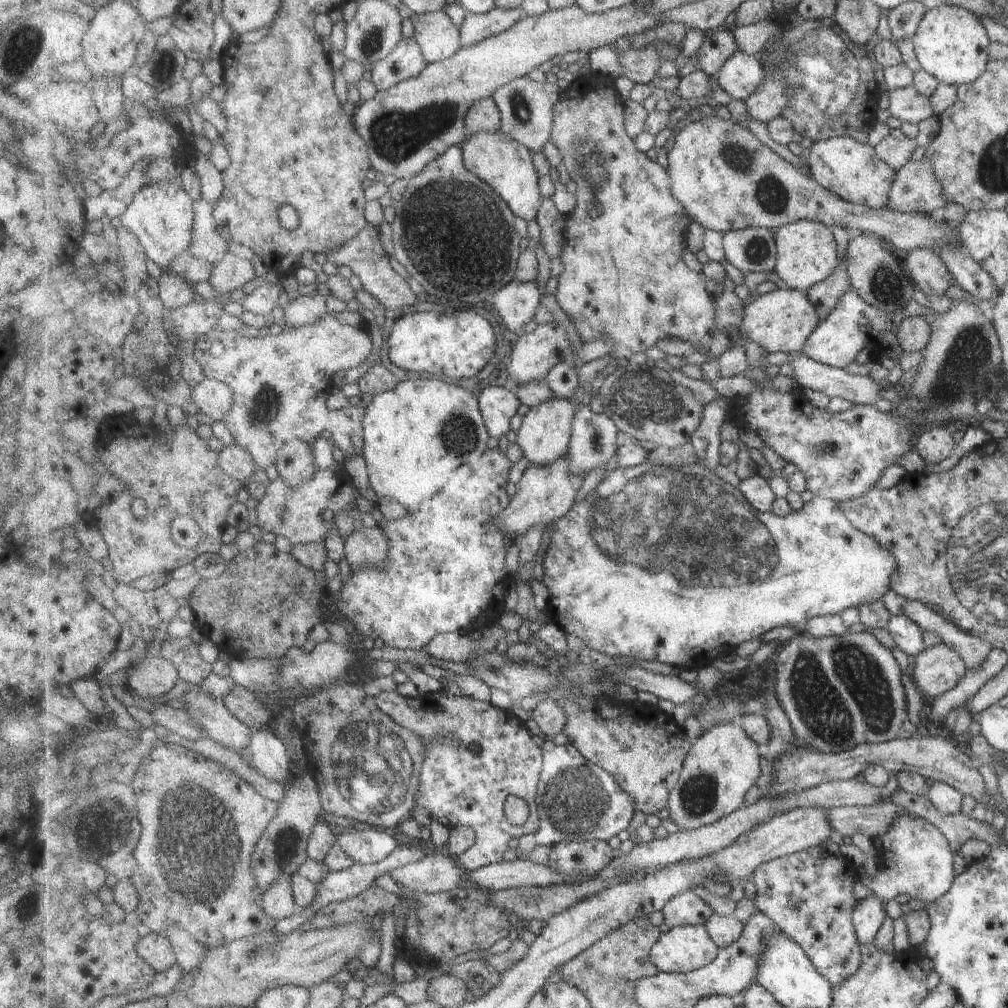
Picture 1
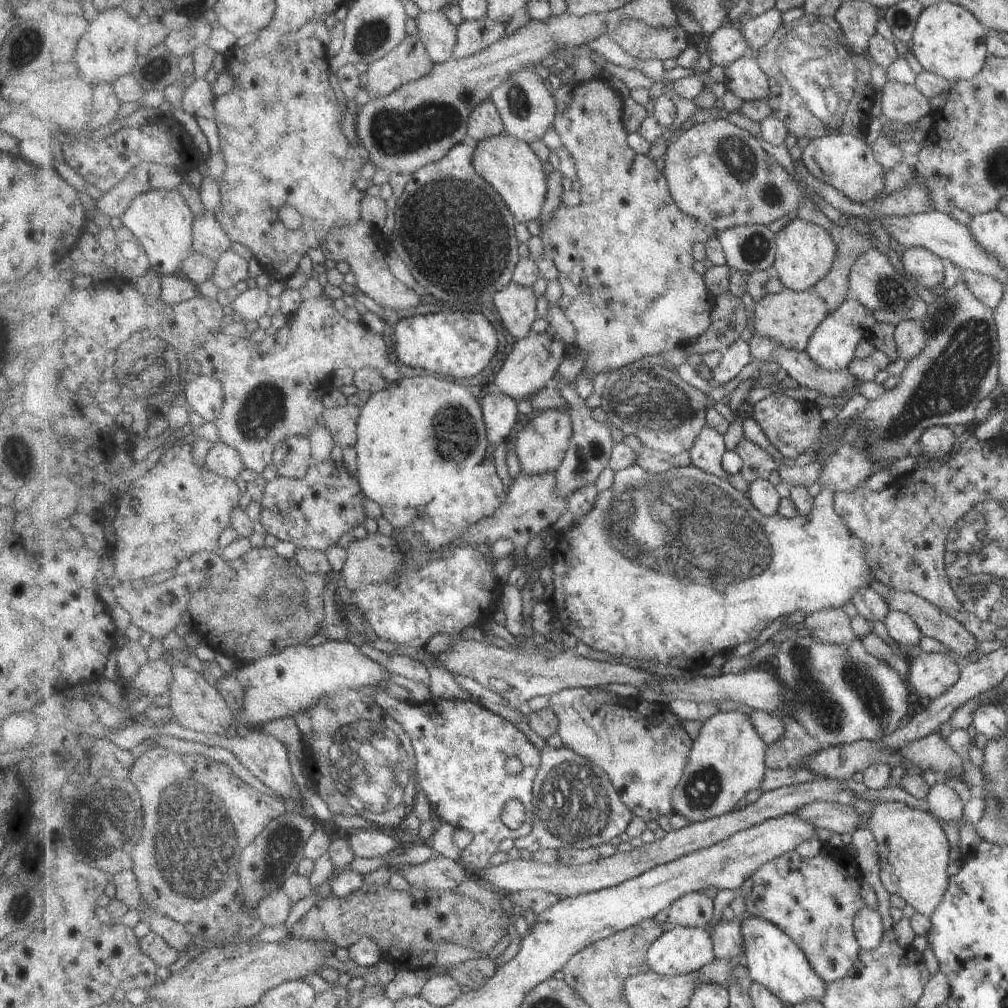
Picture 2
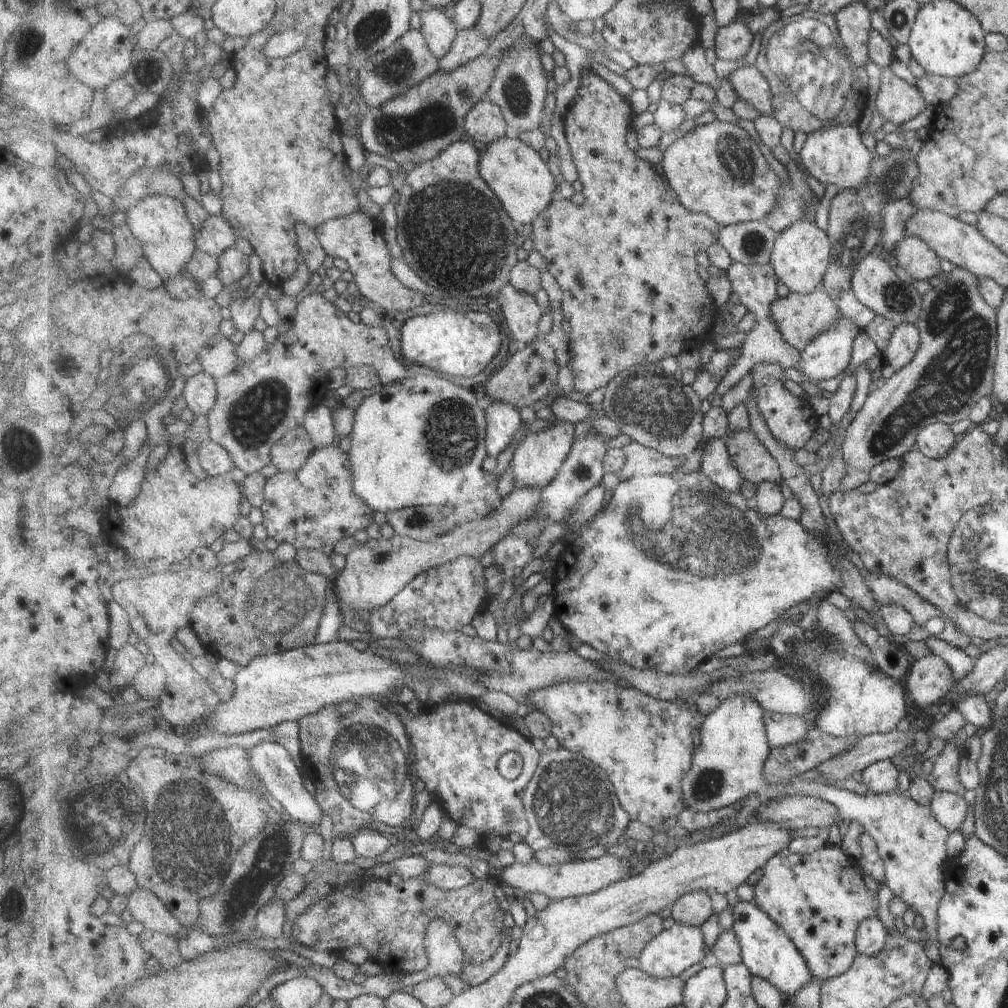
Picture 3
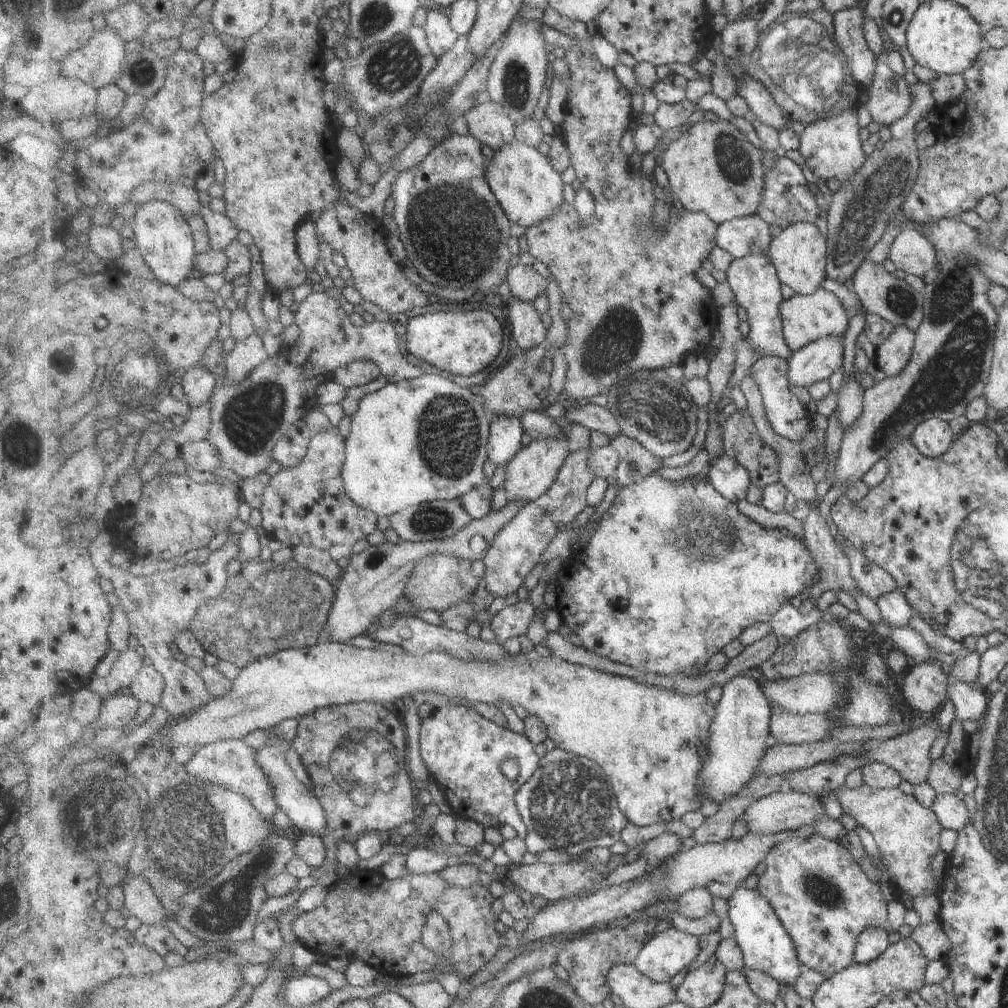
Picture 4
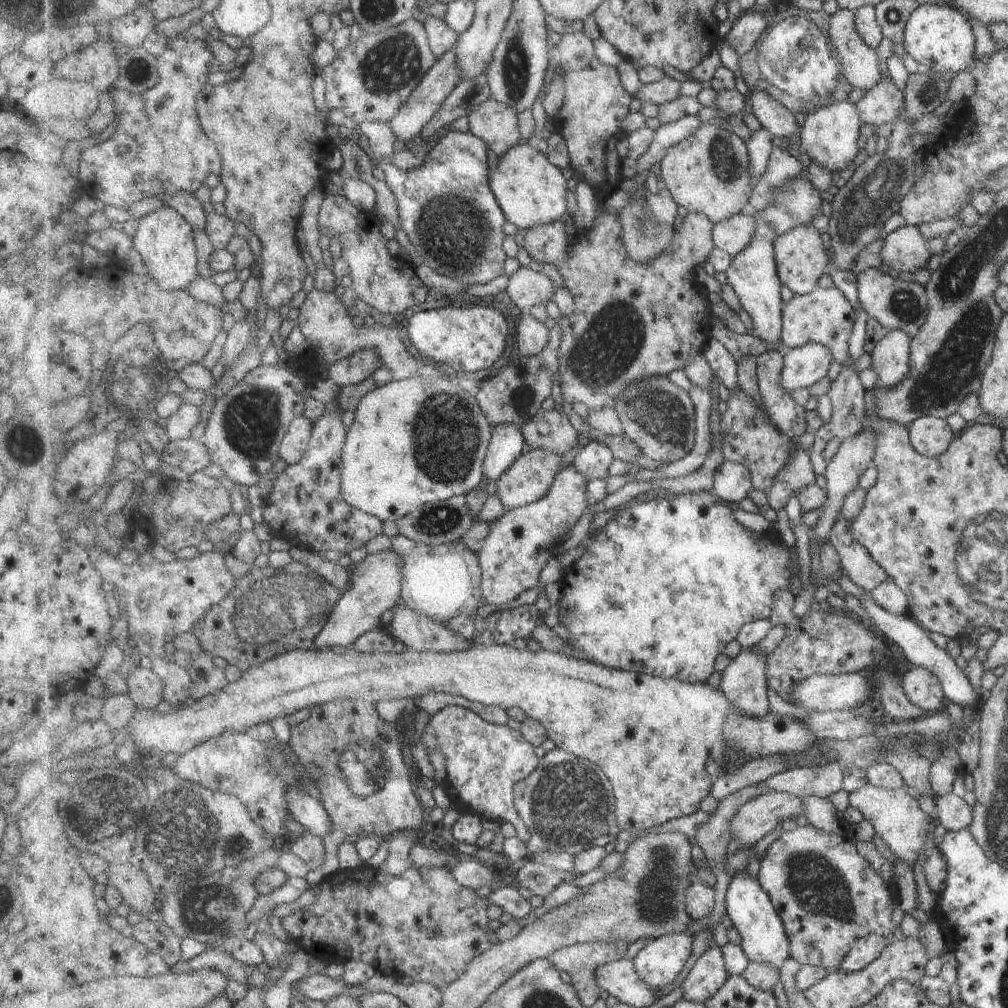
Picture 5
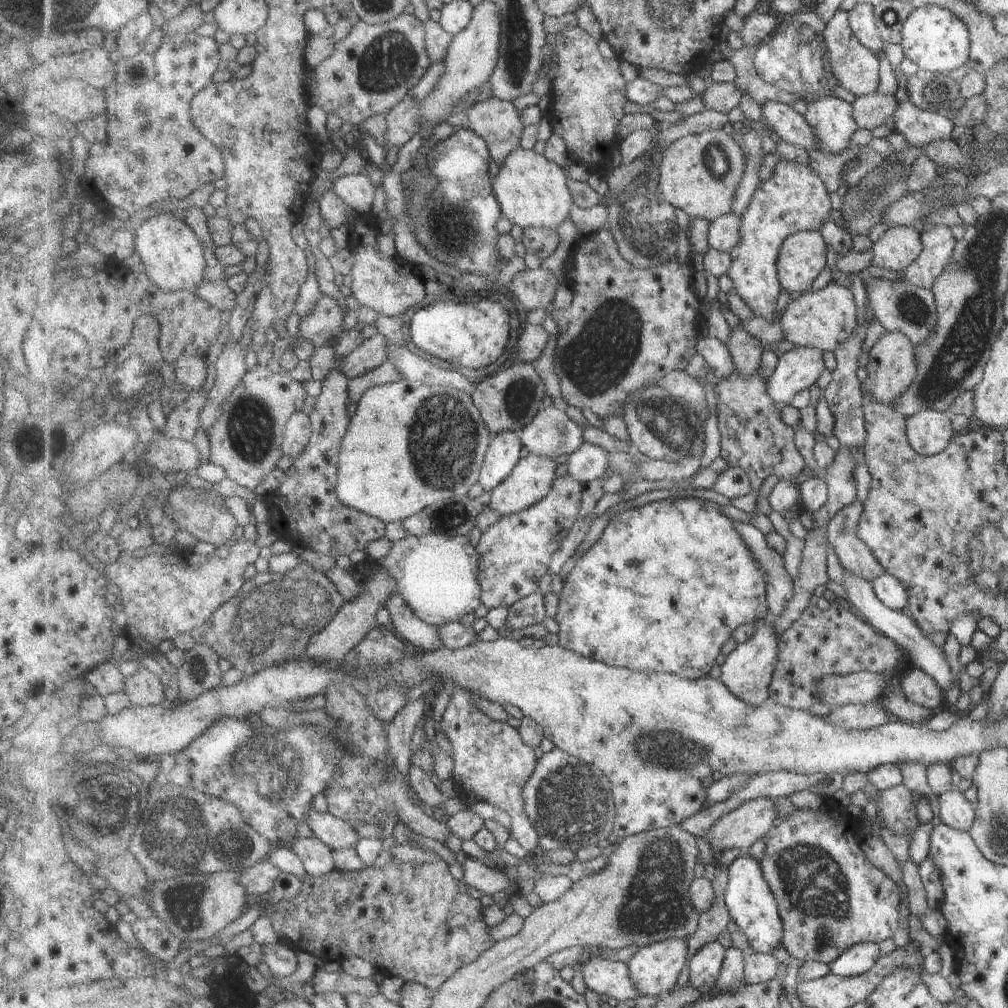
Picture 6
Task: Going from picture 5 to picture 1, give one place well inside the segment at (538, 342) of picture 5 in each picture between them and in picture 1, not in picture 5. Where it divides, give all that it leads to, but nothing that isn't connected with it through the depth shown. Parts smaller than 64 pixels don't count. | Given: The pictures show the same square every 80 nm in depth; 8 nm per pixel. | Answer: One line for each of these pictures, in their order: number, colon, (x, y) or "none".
1: (517, 303)
2: (517, 305)
3: (522, 313)
4: (528, 331)

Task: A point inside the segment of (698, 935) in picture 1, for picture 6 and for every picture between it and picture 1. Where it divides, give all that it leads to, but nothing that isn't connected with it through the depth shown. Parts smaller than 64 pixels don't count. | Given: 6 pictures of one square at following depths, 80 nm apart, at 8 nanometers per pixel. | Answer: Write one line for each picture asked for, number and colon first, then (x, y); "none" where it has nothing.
2: (681, 950)
3: (668, 955)
4: (668, 952)
5: (660, 961)
6: (655, 968)

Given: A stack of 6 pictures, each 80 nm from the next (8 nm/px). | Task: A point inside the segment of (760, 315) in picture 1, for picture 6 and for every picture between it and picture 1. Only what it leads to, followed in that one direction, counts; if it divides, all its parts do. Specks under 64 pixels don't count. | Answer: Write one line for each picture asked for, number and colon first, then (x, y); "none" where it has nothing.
2: (790, 318)
3: (800, 317)
4: (806, 318)
5: (824, 316)
6: (825, 318)

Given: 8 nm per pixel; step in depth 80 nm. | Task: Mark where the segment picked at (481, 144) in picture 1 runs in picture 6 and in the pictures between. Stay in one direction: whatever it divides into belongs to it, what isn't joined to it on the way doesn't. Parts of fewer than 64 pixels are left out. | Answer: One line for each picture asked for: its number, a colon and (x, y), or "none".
2: (510, 165)
3: (522, 180)
4: (528, 187)
5: (532, 191)
6: (532, 190)

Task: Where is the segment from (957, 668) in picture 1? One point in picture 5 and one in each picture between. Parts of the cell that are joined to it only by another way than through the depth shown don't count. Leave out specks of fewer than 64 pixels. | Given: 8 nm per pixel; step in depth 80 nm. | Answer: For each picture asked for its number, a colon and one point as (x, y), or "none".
2: (930, 674)
3: (928, 678)
4: (923, 687)
5: (921, 688)

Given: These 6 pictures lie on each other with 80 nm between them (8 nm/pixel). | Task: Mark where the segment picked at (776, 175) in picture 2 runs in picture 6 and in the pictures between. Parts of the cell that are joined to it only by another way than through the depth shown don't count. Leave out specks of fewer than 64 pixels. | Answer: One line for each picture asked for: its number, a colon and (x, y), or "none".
3: (717, 169)
4: (711, 167)
5: (709, 172)
6: (700, 174)

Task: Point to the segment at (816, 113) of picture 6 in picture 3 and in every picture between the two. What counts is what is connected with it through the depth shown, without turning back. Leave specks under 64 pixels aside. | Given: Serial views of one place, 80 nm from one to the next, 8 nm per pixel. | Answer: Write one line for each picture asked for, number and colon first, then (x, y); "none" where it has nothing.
3: (834, 155)
4: (830, 147)
5: (829, 136)

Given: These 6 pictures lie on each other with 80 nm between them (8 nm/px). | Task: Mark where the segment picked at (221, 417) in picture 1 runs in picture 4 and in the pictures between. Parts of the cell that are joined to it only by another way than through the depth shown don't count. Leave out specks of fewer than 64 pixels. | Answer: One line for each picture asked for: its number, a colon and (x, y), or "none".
2: (206, 395)
3: (200, 391)
4: (198, 383)

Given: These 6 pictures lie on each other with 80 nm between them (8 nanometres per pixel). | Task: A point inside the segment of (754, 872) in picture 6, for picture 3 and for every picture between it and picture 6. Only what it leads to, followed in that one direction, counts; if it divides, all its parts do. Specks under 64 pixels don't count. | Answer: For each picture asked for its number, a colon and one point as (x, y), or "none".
3: (767, 950)
4: (767, 946)
5: (763, 936)

